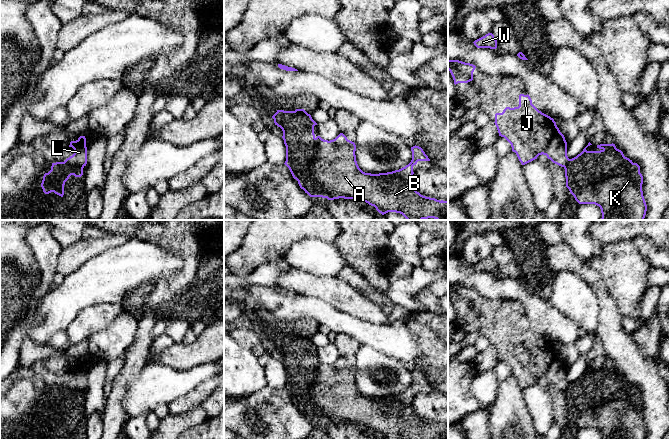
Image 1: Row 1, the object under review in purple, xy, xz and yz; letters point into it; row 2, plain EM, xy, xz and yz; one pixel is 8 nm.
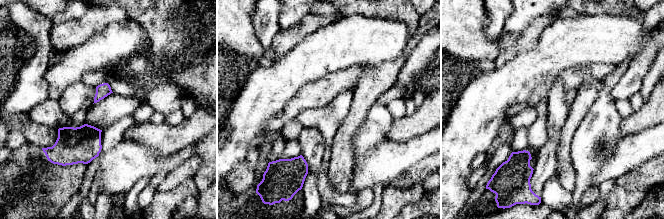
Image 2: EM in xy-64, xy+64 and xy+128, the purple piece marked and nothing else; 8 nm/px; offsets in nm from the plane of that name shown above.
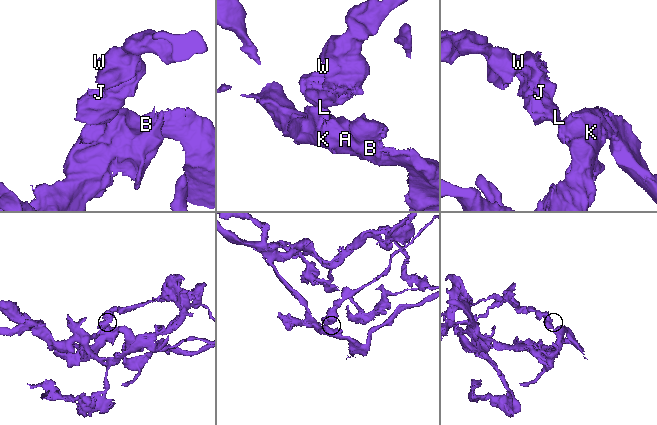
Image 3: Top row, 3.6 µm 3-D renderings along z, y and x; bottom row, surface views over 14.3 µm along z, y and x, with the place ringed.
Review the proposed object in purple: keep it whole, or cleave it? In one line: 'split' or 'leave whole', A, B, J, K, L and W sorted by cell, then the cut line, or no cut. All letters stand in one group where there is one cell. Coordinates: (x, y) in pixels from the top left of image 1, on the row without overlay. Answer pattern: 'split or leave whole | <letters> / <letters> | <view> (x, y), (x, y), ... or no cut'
split | A B K / J L W | xy (64, 385), (83, 390)

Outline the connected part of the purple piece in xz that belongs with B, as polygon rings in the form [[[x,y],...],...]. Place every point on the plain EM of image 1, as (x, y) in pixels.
[[[277,334],[272,342],[275,349],[283,355],[282,362],[286,370],[284,388],[298,405],[300,412],[310,421],[364,425],[374,430],[382,439],[388,436],[402,439],[448,439],[448,425],[423,420],[414,413],[413,390],[418,385],[430,385],[421,371],[411,371],[411,386],[399,394],[379,398],[365,397],[357,388],[355,367],[348,364],[343,357],[330,365],[316,361],[314,350],[317,347],[308,337]]]

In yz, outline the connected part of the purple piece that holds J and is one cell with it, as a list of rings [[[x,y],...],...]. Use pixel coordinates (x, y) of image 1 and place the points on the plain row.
[[[528,318],[519,319],[518,331],[506,331],[502,337],[496,337],[494,347],[499,360],[504,361],[511,368],[512,375],[516,377],[522,389],[537,383],[542,378],[561,391],[567,389],[569,382],[564,359],[560,356],[553,342],[539,335],[532,328]]]

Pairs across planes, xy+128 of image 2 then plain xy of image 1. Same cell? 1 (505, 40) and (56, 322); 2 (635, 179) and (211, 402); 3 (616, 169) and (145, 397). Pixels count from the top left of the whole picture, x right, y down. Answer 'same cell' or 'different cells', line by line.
1: different cells
2: different cells
3: same cell

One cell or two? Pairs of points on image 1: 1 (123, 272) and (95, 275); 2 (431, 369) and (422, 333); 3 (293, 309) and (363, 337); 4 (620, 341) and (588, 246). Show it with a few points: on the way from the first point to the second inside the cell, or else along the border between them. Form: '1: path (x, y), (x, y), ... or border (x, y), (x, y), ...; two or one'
1: path (116, 272), (112, 275), (102, 275); one
2: path (431, 360), (431, 345), (429, 342); one
3: path (310, 309), (317, 309), (335, 321), (346, 324); one
4: border (570, 246), (581, 258), (588, 262); two

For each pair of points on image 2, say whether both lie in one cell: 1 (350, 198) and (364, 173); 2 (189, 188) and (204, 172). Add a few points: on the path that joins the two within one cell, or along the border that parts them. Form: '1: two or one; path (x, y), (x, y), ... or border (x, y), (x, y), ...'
1: two; border (349, 190), (356, 193)
2: two; border (192, 179), (199, 191)

